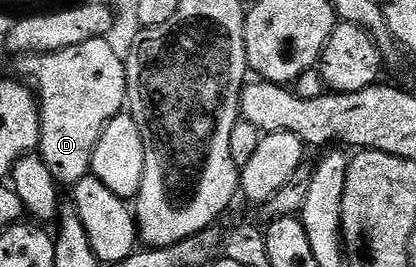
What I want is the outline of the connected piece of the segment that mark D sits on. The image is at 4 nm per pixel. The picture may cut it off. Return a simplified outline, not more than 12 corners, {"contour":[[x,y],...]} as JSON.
{"contour":[[108,39],[24,57],[39,155],[61,186],[90,175],[126,111]]}

